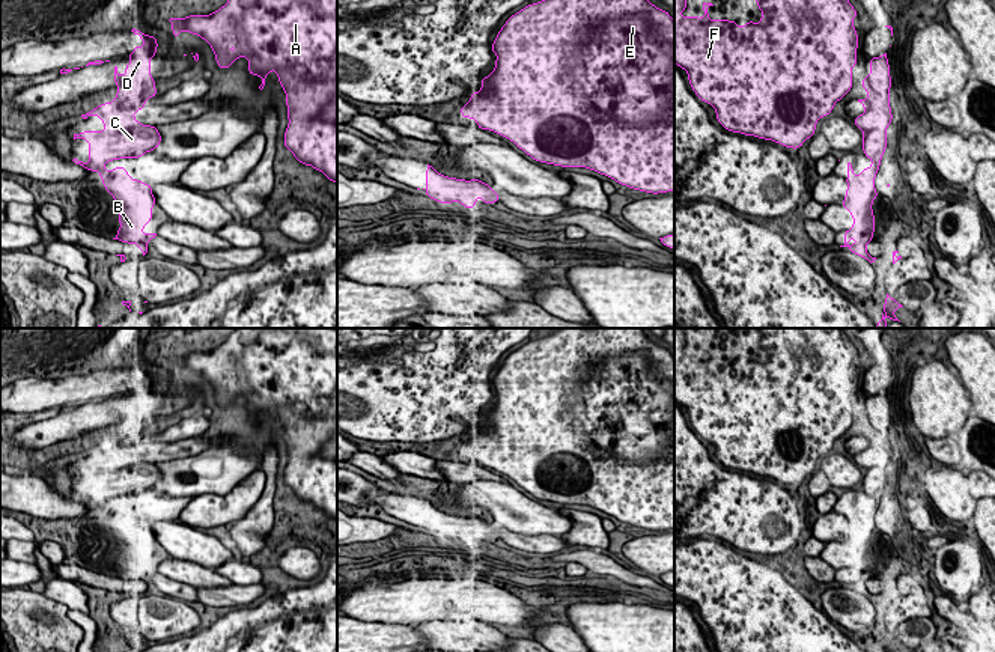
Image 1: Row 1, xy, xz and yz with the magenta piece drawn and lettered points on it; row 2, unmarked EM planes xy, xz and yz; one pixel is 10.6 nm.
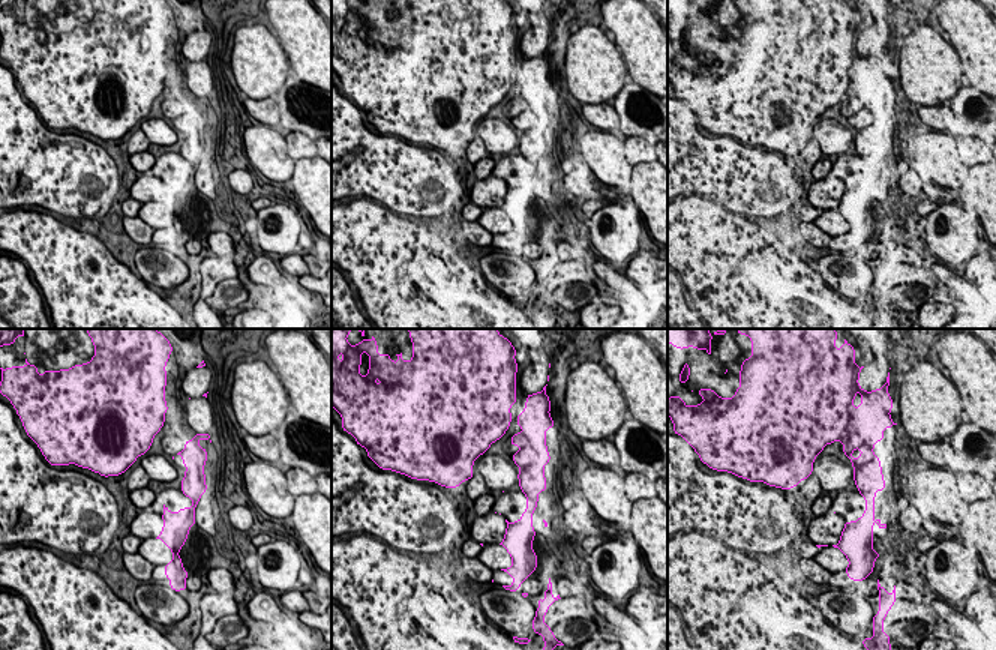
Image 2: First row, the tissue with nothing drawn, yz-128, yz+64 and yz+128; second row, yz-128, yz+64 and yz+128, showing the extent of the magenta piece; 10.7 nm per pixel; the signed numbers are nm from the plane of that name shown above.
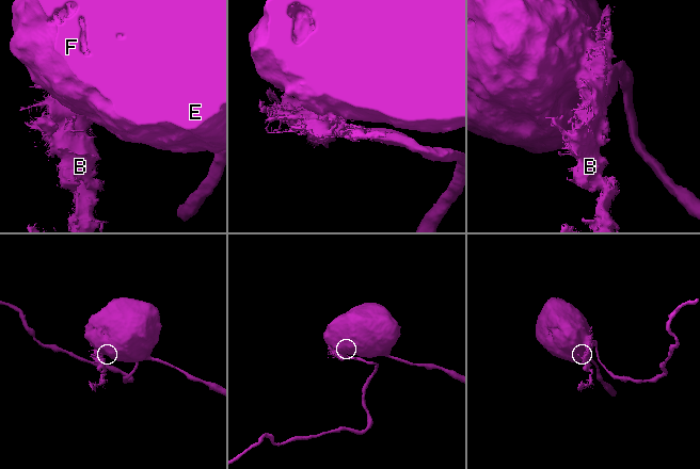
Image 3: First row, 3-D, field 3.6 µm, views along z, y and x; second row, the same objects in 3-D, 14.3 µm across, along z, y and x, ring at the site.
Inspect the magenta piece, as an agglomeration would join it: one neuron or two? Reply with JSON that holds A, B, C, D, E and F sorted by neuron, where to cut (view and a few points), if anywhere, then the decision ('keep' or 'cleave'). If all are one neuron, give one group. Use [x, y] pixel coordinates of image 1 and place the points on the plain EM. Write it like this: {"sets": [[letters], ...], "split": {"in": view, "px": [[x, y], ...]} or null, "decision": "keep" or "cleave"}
{"sets": [["A", "B", "D", "E", "F"], ["C"]], "split": {"in": "yz", "px": [[867, 472], [879, 472], [884, 476], [884, 490]]}, "decision": "cleave"}

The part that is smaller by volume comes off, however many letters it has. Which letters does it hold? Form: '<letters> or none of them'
C

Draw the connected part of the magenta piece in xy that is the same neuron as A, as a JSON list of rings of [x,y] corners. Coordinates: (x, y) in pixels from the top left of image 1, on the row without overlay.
[[[236,328],[224,343],[211,352],[188,352],[169,357],[175,375],[187,367],[205,376],[221,407],[233,402],[235,396],[247,395],[247,407],[259,413],[262,428],[266,413],[277,410],[280,423],[286,429],[288,465],[285,468],[285,485],[306,503],[322,509],[328,518],[337,521],[337,328]]]

